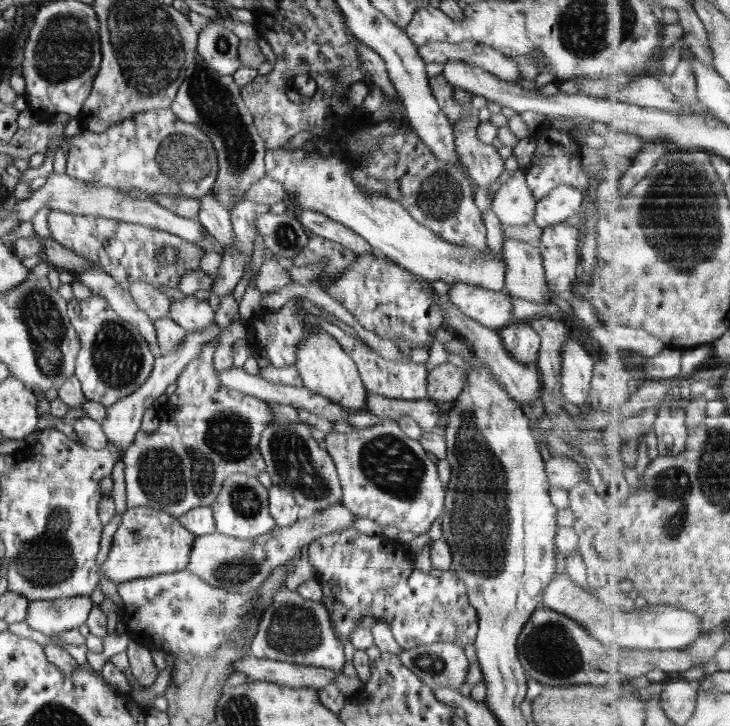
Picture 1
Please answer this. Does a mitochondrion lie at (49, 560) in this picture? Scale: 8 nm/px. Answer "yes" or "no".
yes

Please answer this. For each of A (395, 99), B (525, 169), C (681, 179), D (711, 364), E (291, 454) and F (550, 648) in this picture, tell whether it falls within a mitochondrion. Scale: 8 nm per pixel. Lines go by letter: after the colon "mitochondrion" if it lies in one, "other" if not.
A: other
B: other
C: mitochondrion
D: other
E: mitochondrion
F: mitochondrion

